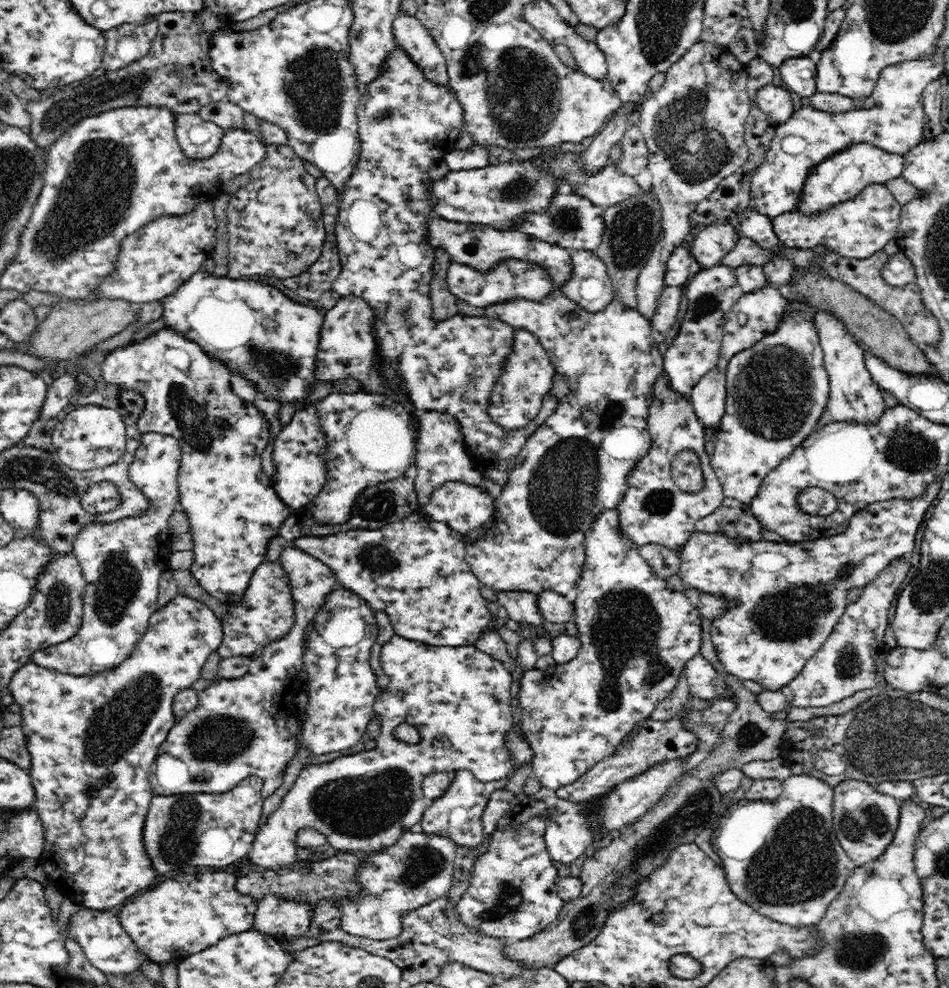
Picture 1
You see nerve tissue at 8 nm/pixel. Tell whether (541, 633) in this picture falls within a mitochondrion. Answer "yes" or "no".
no

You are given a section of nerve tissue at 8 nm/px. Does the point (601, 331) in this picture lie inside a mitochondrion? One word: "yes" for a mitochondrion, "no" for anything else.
no

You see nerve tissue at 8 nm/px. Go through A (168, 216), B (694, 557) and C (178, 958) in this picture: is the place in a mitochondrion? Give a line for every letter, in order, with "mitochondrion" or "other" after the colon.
A: other
B: other
C: other

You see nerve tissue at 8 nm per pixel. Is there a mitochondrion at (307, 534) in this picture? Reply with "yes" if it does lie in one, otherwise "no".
no

